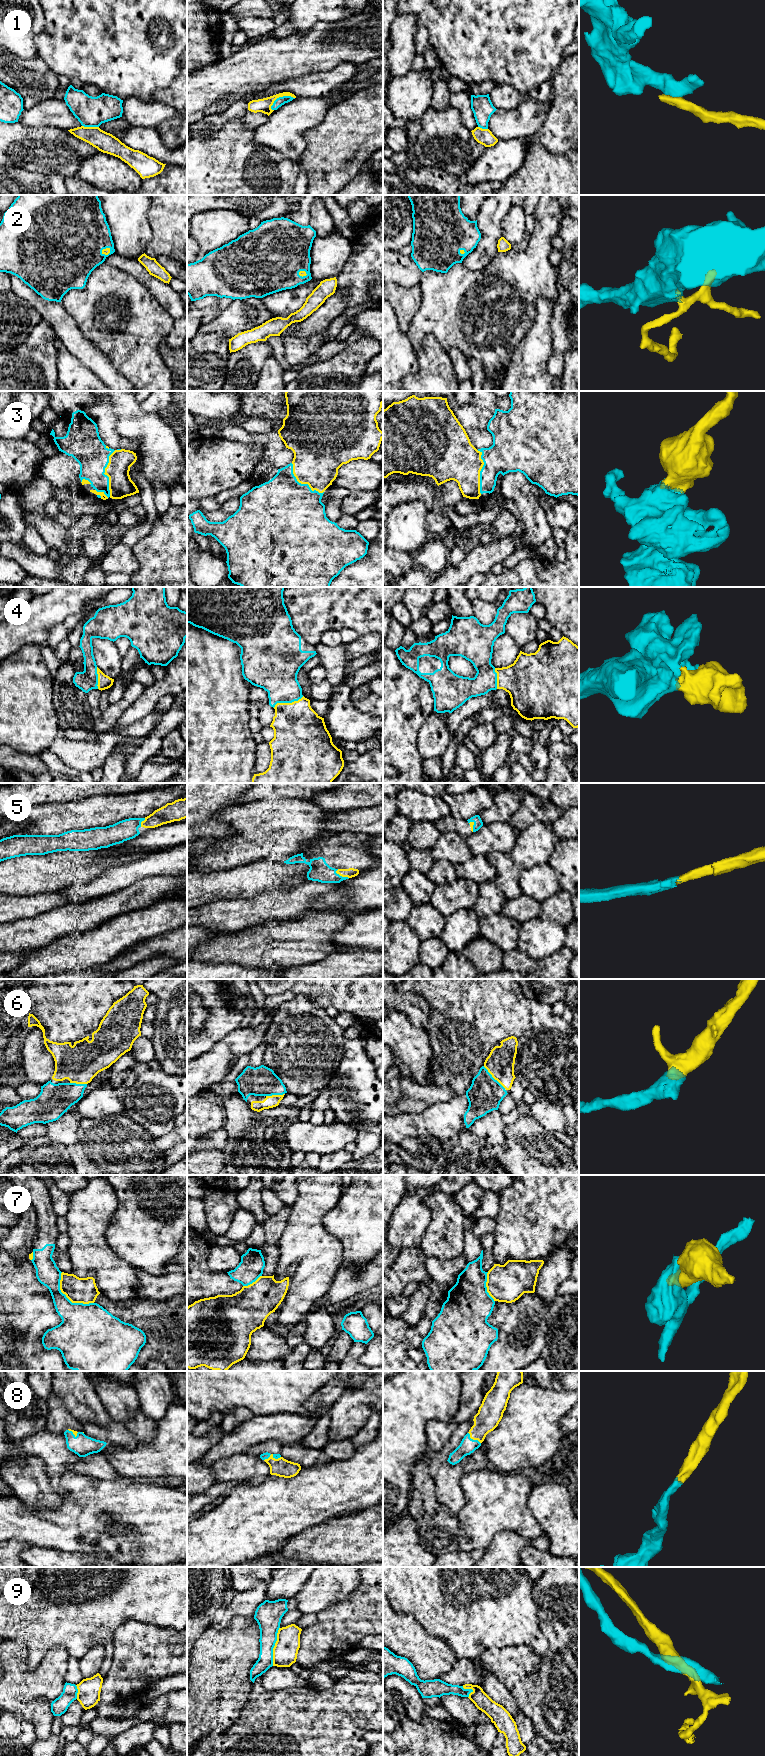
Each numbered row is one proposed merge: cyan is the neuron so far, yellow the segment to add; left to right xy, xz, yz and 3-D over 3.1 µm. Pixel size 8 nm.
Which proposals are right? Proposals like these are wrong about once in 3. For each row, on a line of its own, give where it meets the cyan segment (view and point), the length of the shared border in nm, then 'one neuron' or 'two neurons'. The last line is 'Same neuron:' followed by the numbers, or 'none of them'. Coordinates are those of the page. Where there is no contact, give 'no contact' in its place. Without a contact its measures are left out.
1: contact xz (280, 97); length 220 nm; two neurons
2: contact xy (104, 248); length 90 nm; one neuron
3: contact xy (104, 474); length 380 nm; one neuron
4: contact xz (288, 702); length 260 nm; one neuron
5: contact xz (341, 876); length 130 nm; one neuron
6: contact yz (493, 1078); length 260 nm; one neuron
7: contact xy (67, 1298); length 360 nm; two neurons
8: contact yz (472, 1439); length 140 nm; one neuron
9: contact xz (274, 1645); length 320 nm; two neurons
Same neuron: 2, 3, 4, 5, 6, 8

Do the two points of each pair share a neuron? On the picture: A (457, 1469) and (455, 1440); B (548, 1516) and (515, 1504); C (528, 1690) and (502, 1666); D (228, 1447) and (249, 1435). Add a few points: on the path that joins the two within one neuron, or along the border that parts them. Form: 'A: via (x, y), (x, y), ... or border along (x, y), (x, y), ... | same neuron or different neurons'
A: border along (446, 1460), (434, 1478) | different neurons
B: border along (532, 1486), (527, 1500), (527, 1507), (542, 1529) | different neurons
C: via (522, 1685), (508, 1671) | same neuron
D: via (233, 1443), (244, 1437) | same neuron

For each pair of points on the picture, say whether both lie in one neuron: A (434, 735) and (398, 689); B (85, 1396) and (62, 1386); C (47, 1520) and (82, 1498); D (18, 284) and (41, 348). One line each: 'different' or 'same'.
A: different
B: same
C: same
D: different

